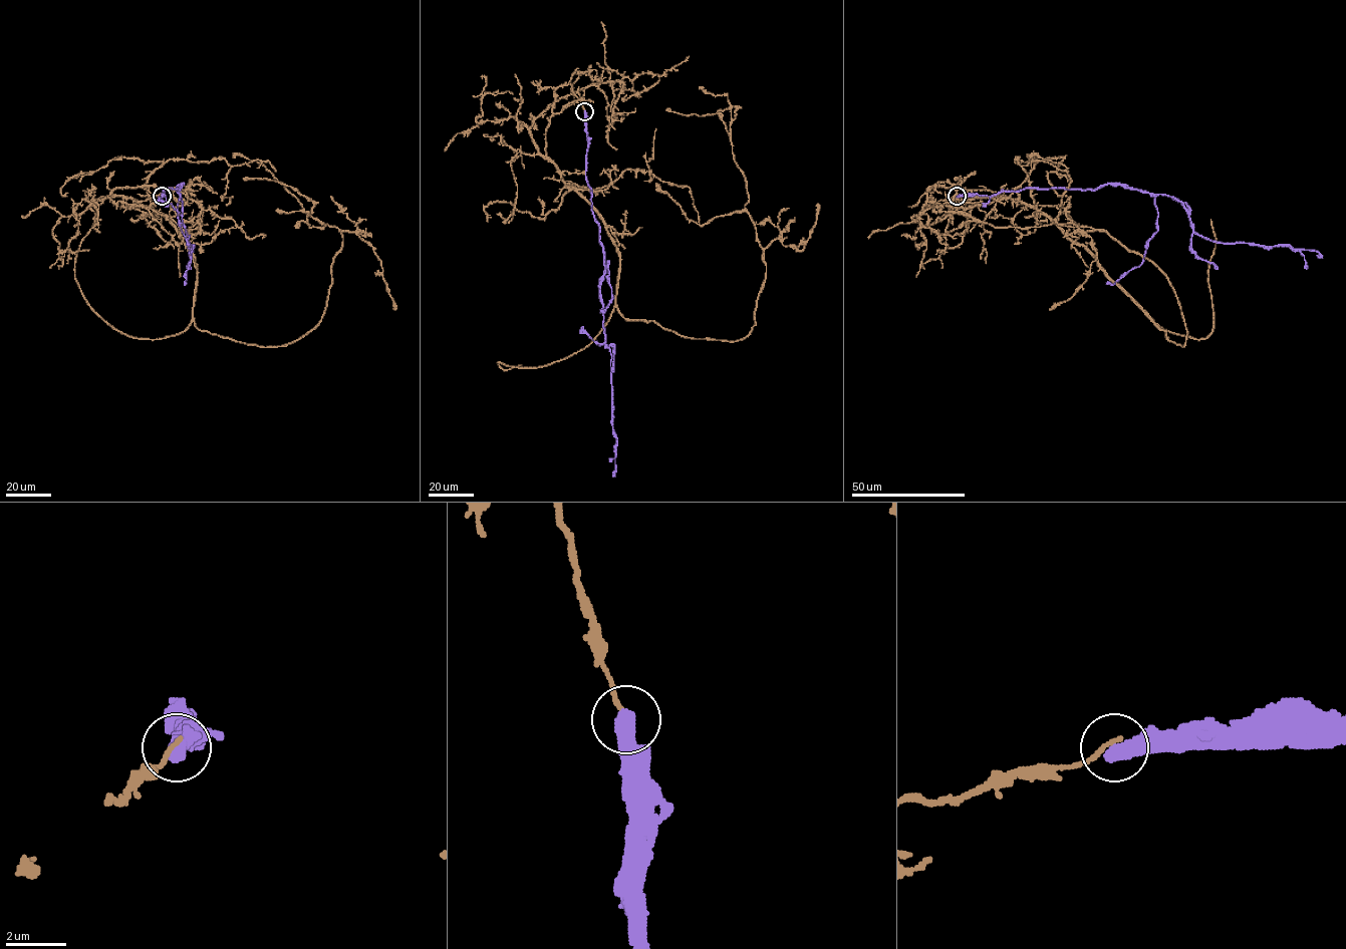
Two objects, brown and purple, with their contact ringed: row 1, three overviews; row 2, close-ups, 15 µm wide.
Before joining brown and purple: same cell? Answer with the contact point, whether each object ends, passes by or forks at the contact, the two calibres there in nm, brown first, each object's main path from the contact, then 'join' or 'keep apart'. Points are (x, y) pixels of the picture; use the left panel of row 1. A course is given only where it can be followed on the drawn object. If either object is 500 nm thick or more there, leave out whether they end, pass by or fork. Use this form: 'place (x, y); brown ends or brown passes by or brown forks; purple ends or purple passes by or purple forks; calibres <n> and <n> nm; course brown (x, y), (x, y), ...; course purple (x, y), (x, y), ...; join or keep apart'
place (162, 196); calibres 150 and 600 nm; course brown (162, 196), (122, 205), (189, 248), (195, 325), (286, 346), (342, 235), (243, 179); course purple (162, 196), (165, 188), (180, 190), (182, 184), (178, 190), (183, 226), (189, 247), (193, 245), (190, 258); keep apart

